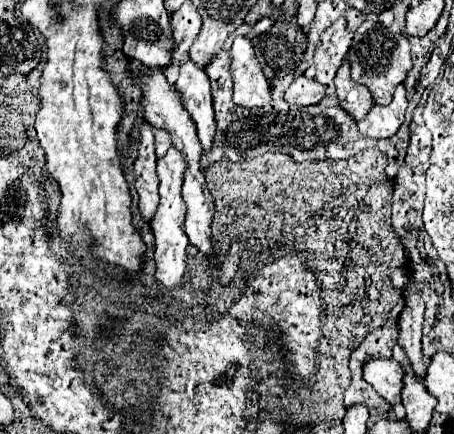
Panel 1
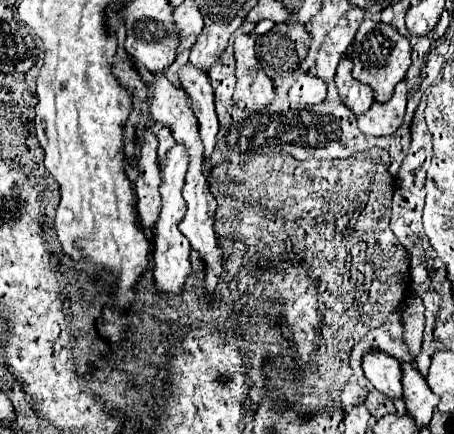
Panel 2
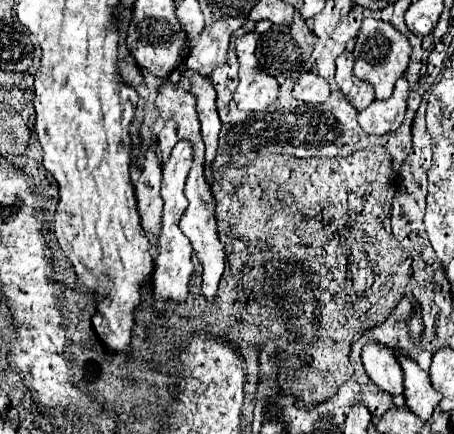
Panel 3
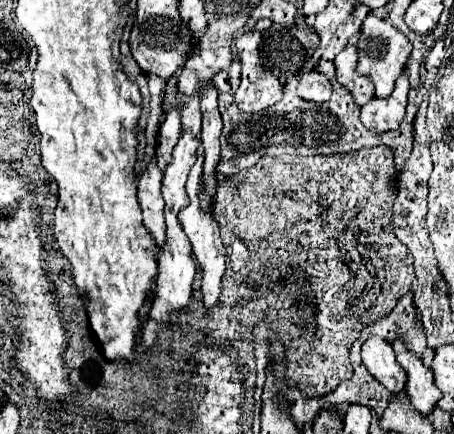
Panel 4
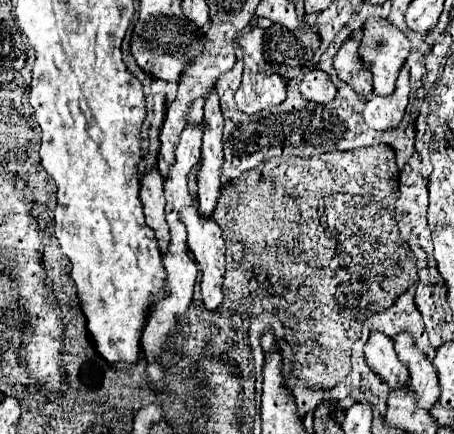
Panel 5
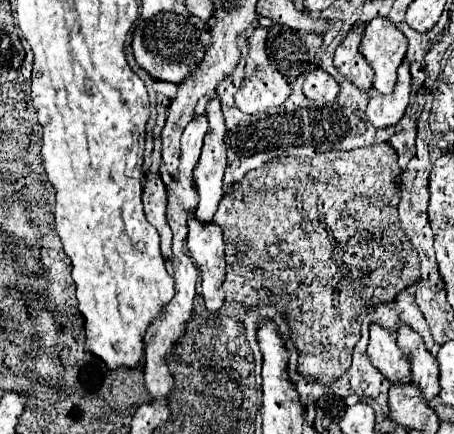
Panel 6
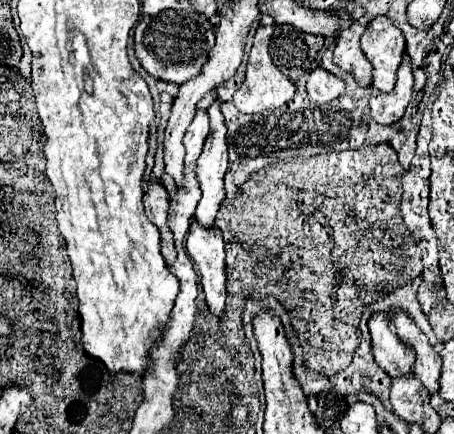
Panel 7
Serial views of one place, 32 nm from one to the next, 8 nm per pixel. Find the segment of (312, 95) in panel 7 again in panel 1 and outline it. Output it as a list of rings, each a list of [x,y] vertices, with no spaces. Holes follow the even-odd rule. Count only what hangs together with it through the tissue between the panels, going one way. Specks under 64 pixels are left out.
[[[298,76],[284,94],[284,100],[298,106],[312,106],[312,104],[318,104],[322,98],[324,98],[324,86],[304,76]]]

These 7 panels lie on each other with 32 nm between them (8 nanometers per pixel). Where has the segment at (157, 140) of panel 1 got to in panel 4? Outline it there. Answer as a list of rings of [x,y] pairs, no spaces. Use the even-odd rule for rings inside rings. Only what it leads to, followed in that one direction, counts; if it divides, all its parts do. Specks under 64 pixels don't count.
[[[170,112],[158,132],[158,154],[168,162],[172,158],[172,148],[180,138],[180,116]]]

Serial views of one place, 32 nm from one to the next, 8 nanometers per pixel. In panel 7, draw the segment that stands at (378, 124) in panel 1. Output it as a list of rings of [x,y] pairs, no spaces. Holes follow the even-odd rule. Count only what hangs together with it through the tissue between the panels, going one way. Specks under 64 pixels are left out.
[[[404,56],[400,68],[398,68],[398,82],[396,88],[390,94],[378,94],[370,98],[370,116],[376,124],[388,126],[398,122],[404,116],[404,110],[410,102],[412,96],[412,68],[410,68],[410,58]]]

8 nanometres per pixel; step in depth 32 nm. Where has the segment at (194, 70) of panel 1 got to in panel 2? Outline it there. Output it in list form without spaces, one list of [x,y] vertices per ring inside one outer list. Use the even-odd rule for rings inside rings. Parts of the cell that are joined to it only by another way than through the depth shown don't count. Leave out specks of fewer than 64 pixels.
[[[186,64],[180,68],[178,86],[190,98],[190,108],[198,120],[198,130],[200,130],[200,138],[204,144],[204,152],[206,156],[210,156],[216,144],[216,134],[218,134],[218,120],[216,120],[210,80],[202,70],[194,68],[192,64]]]

